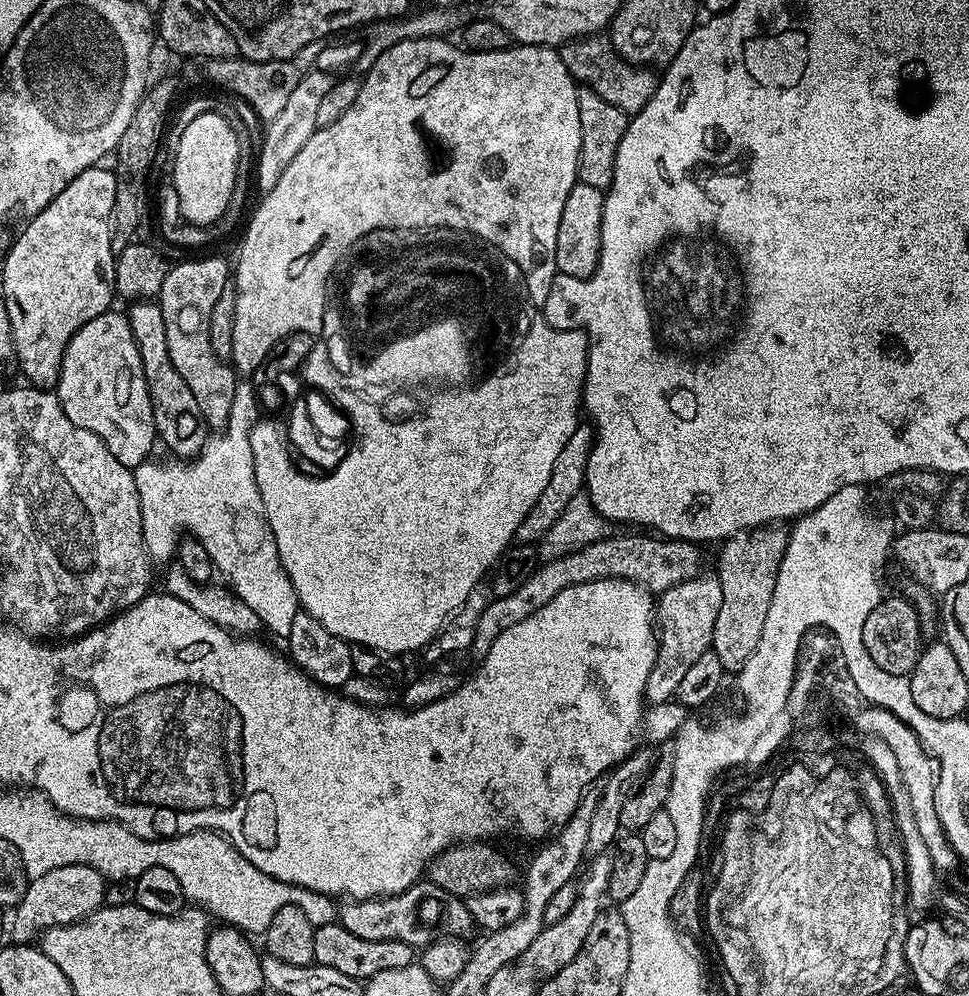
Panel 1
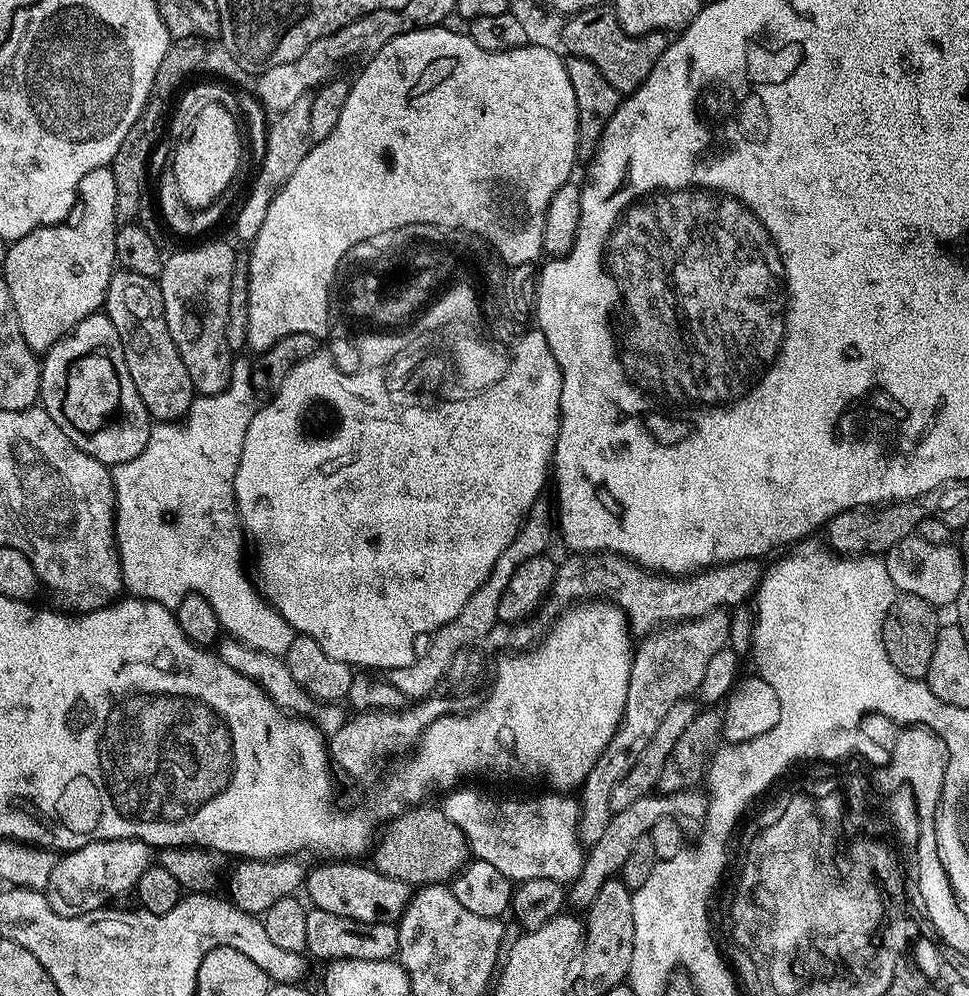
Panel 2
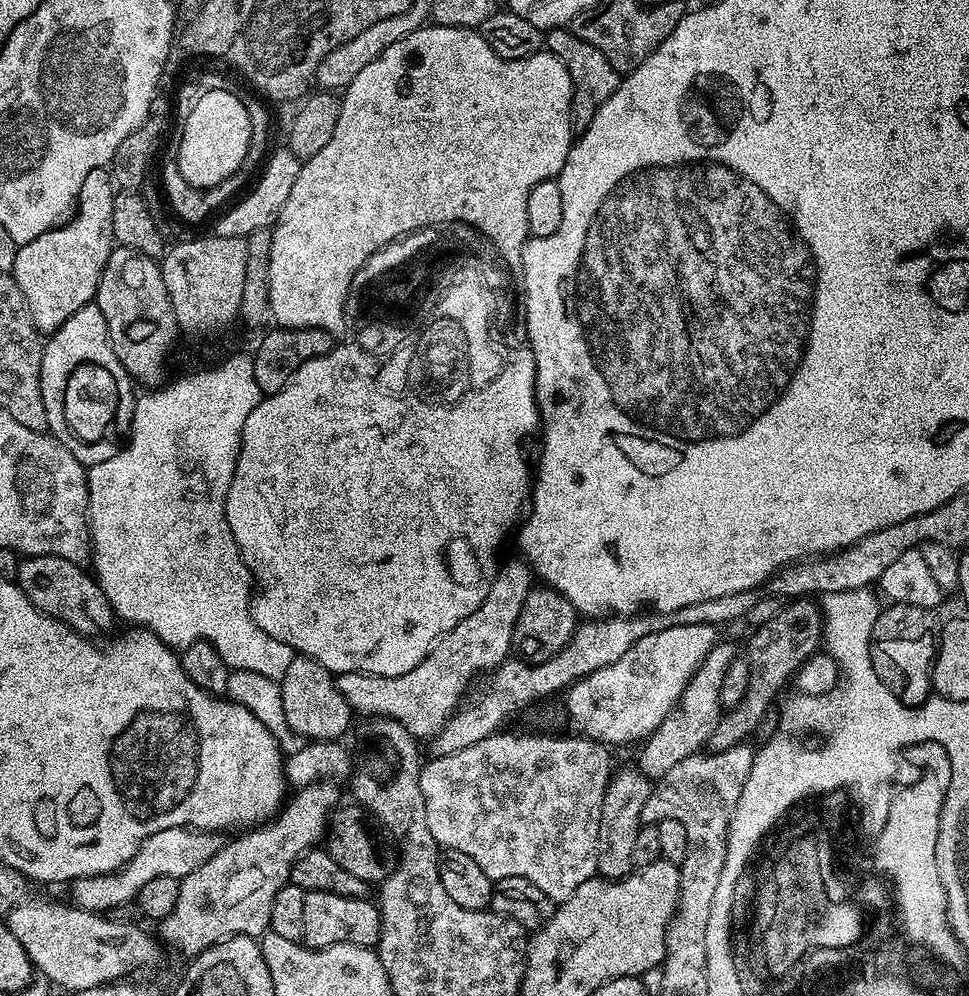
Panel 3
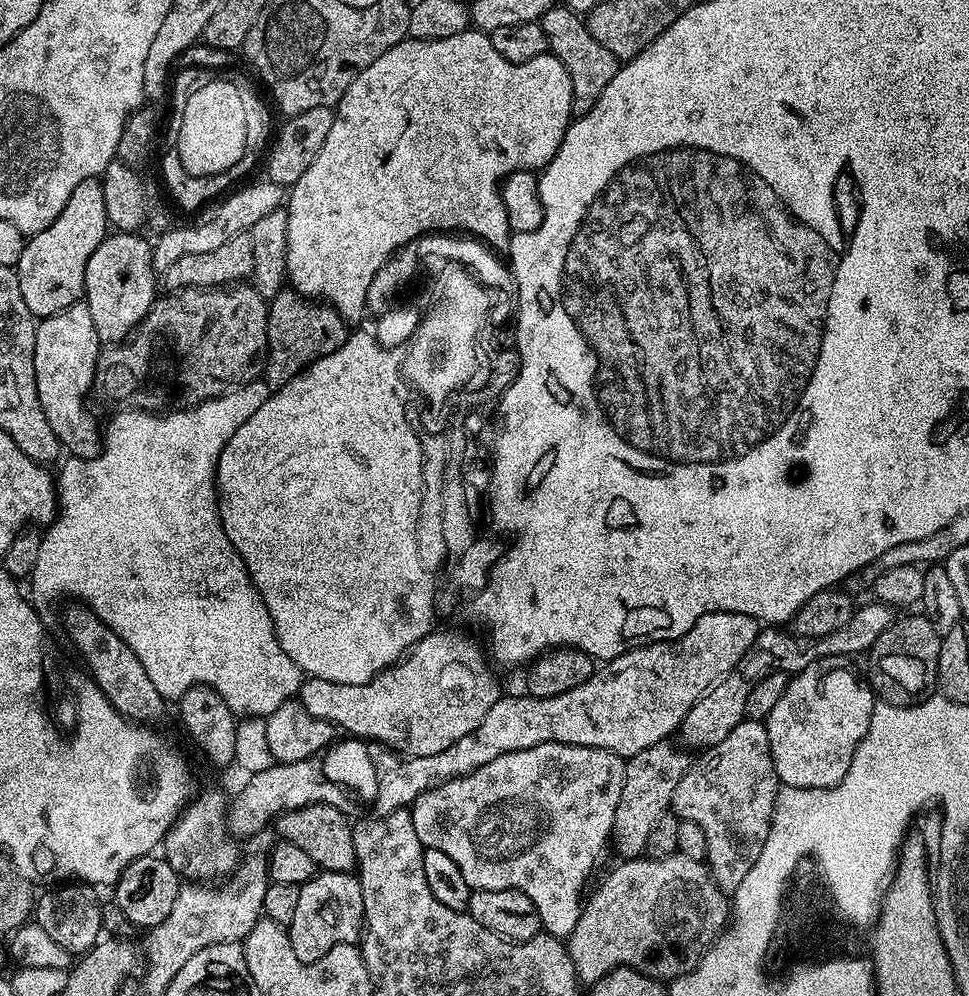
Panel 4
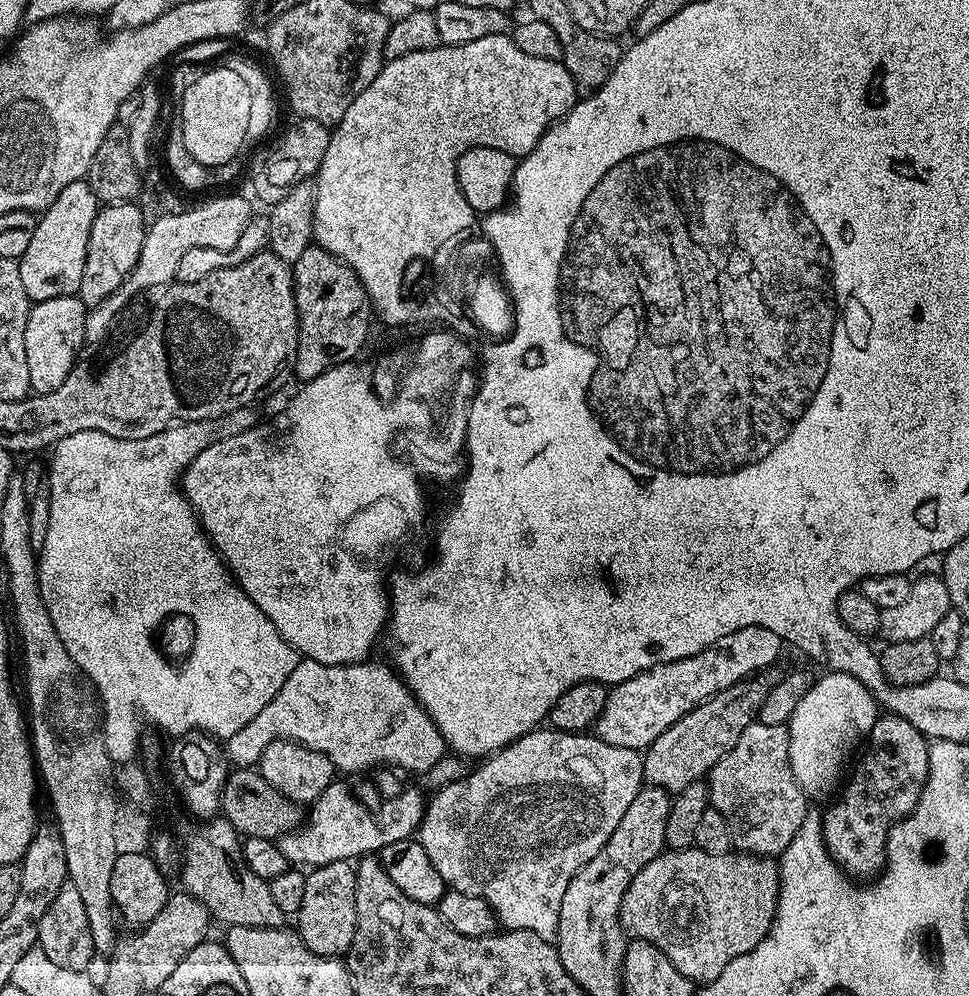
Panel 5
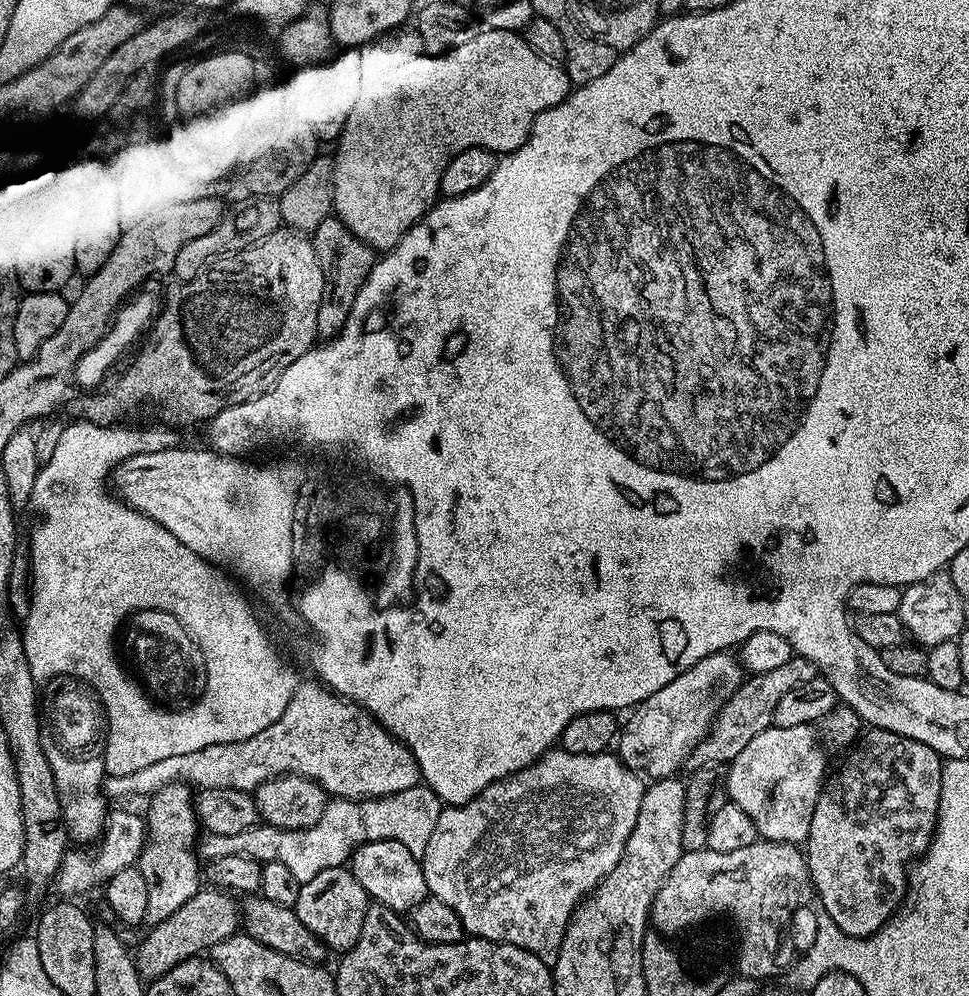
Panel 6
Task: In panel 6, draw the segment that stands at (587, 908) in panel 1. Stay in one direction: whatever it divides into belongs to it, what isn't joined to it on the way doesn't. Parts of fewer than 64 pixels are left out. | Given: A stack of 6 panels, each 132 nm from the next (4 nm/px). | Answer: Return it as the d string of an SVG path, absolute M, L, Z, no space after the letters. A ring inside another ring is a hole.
M806 724L802 726L790 726L789 728L767 728L766 730L762 730L762 734L758 734L758 738L754 738L743 748L742 754L738 754L738 758L734 758L731 764L727 765L726 787L728 789L728 800L742 810L746 810L746 814L754 822L757 833L765 840L800 846L808 839L808 835L810 834L810 818L814 818L814 806L820 797L821 788L826 783L826 775L824 776L824 752L820 749L821 741L818 739L818 736L818 741L816 741L816 736L812 731L813 729Z

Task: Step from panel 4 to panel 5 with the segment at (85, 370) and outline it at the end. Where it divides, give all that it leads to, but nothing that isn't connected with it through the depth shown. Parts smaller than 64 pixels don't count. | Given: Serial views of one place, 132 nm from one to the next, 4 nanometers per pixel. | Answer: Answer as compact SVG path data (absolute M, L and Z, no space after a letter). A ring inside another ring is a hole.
M63 296L62 298L50 298L33 303L28 309L28 321L26 322L26 366L30 366L30 382L32 383L32 392L39 394L41 392L52 392L70 374L70 370L76 367L80 352L80 347L85 347L86 341L84 331L86 330L86 318L89 309L79 298L75 296Z

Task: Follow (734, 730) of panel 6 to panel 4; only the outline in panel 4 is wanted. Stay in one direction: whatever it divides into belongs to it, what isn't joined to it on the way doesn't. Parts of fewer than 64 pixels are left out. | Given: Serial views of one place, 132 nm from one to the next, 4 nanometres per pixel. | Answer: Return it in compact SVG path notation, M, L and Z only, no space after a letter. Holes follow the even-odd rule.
M661 742L646 746L646 750L638 750L638 754L625 759L622 798L618 802L618 810L614 810L610 837L611 847L616 847L621 861L644 856L646 838L654 822L658 822L658 818L662 818L662 814L671 809L674 790L678 790L678 782L682 782L688 773L690 763L690 756L687 756L689 753L683 747L677 747L672 742Z

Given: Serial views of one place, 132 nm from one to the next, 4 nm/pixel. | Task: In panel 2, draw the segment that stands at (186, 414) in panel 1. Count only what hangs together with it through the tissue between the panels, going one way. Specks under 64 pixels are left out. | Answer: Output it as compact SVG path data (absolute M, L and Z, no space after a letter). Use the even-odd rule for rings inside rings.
M115 271L106 290L103 311L110 322L114 322L114 330L118 330L126 370L130 370L130 378L134 378L138 398L142 398L149 417L156 422L183 420L198 393L192 387L190 374L186 374L186 366L182 363L182 354L178 354L178 346L174 346L174 338L170 338L159 283L146 274Z

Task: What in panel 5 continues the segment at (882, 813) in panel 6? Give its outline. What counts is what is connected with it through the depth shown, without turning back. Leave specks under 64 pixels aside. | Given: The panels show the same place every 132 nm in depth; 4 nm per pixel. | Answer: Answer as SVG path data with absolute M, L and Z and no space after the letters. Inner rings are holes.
M877 715L866 737L867 744L868 753L861 758L852 777L850 772L848 785L846 780L839 789L840 797L822 816L824 846L849 877L871 877L881 871L885 857L882 850L888 847L888 832L899 820L911 815L928 776L929 743L906 718Z

